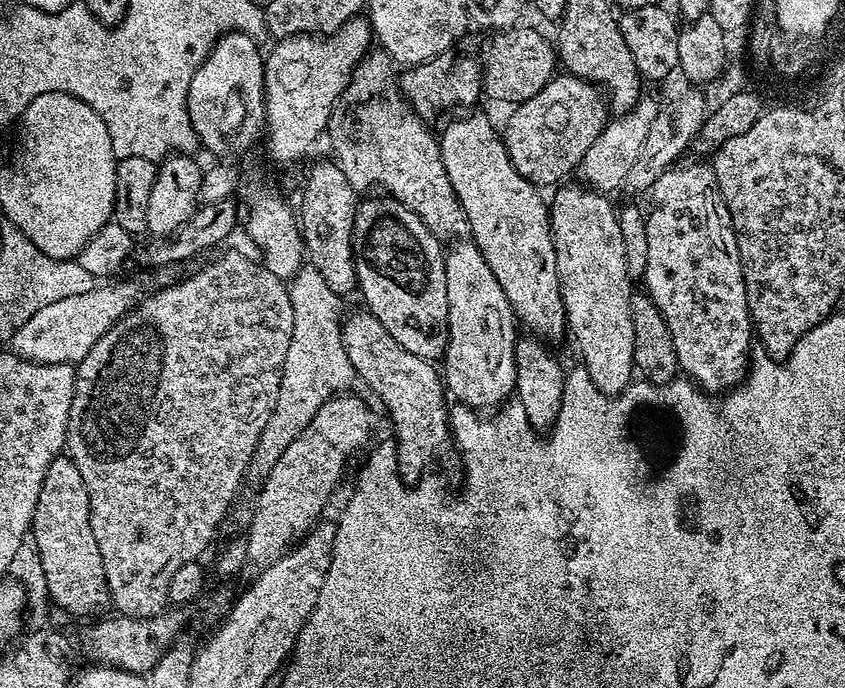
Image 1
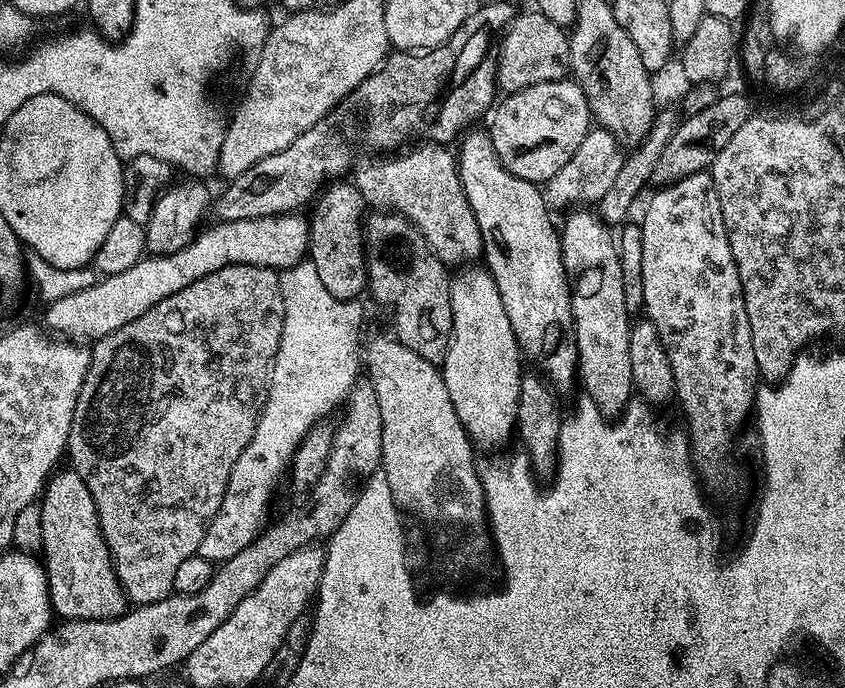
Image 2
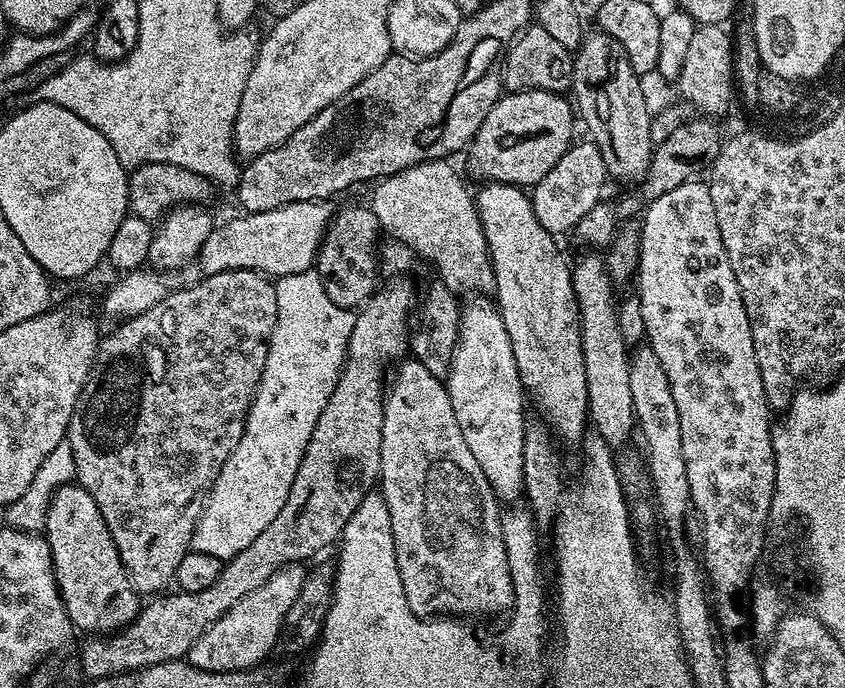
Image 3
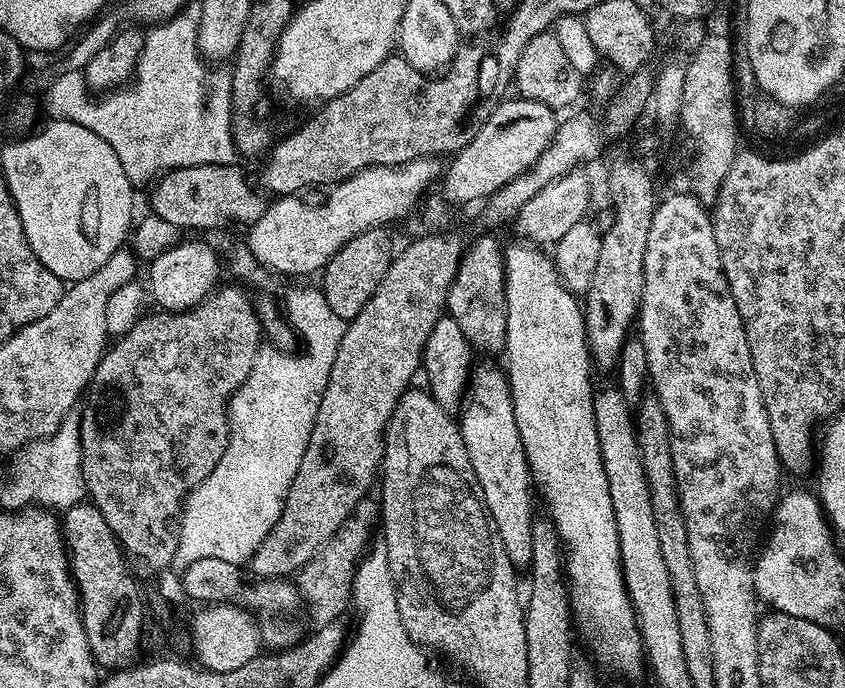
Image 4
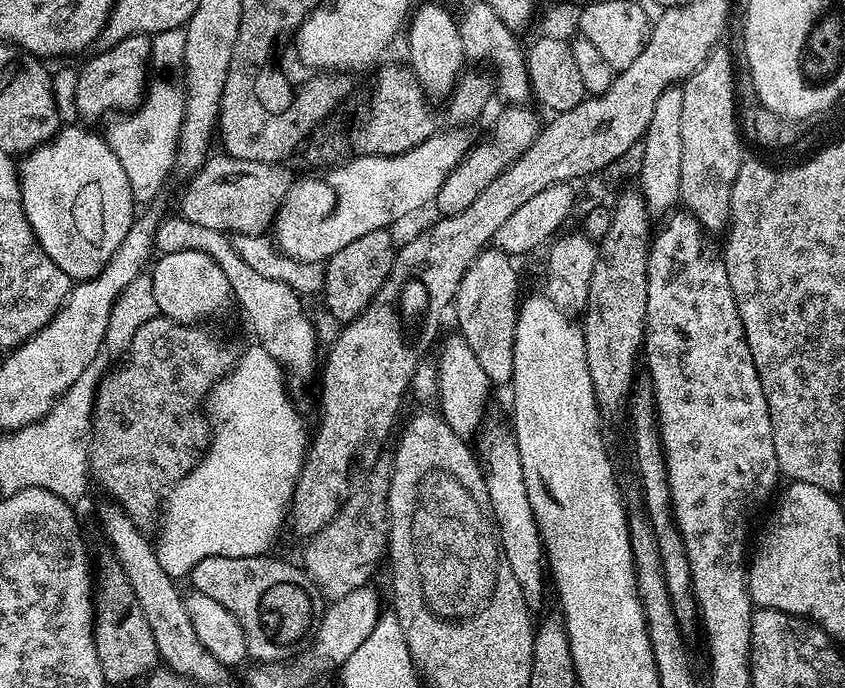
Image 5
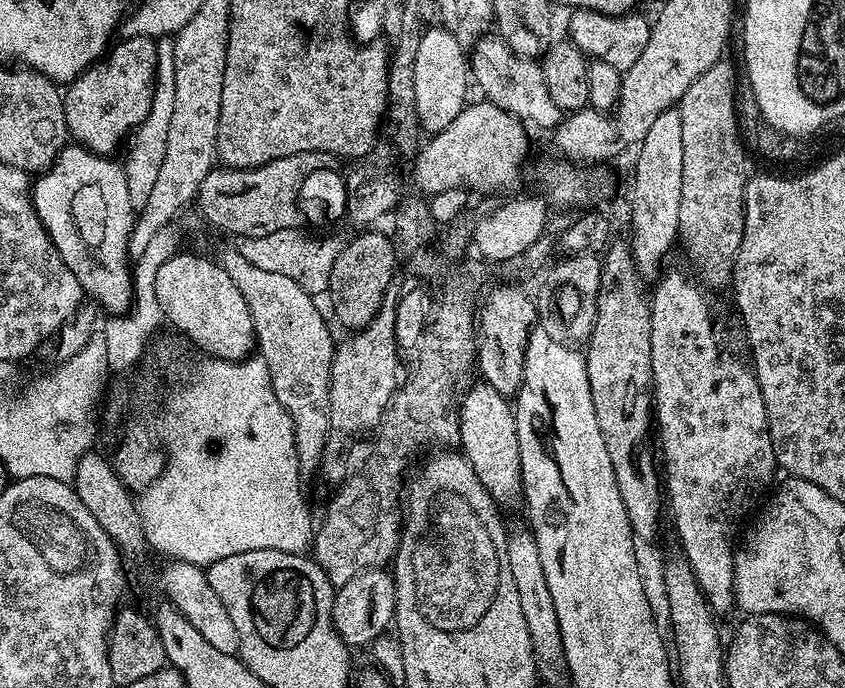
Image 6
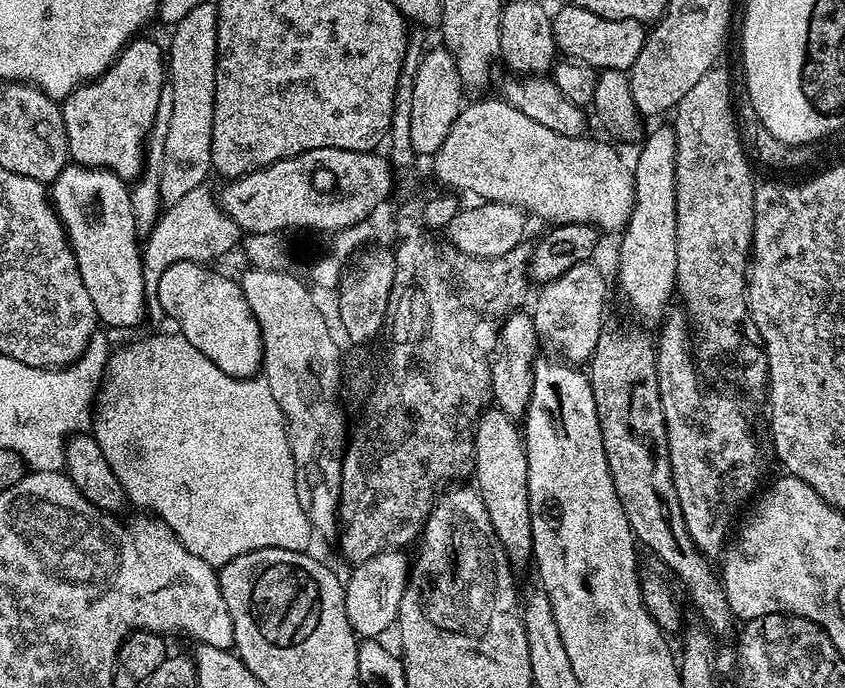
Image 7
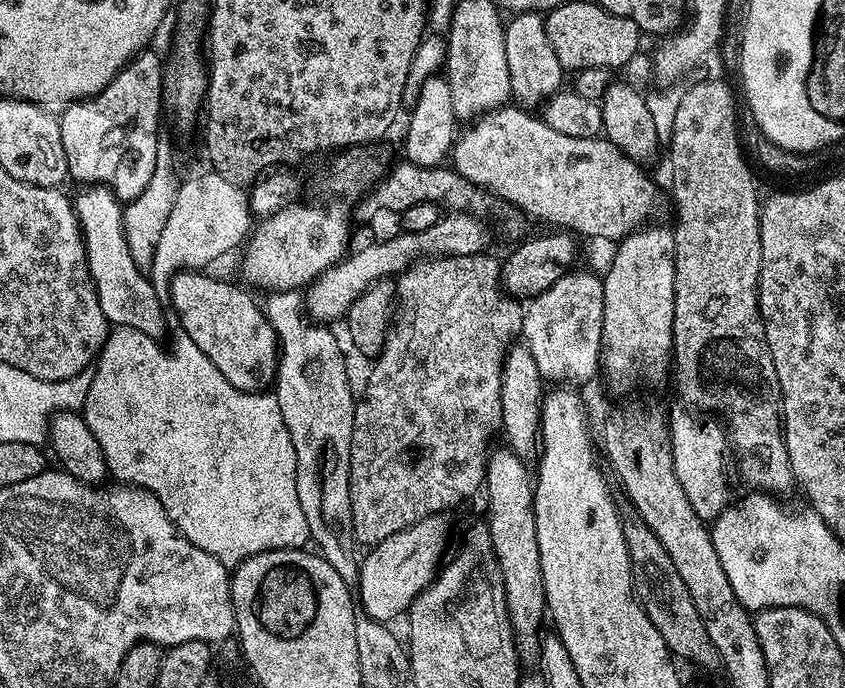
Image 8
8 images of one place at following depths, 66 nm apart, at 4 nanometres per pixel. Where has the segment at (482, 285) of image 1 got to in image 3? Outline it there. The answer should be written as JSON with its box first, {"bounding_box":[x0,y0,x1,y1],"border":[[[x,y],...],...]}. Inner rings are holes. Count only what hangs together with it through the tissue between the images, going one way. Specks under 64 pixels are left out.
{"bounding_box":[446,294,526,501],"border":[[[476,294],[465,300],[468,301],[463,301],[460,310],[460,336],[456,340],[456,349],[452,352],[452,361],[446,377],[450,406],[454,406],[454,418],[458,418],[462,438],[466,438],[470,454],[478,458],[478,466],[482,466],[482,474],[486,474],[486,482],[491,486],[497,501],[519,501],[524,490],[522,446],[526,423],[526,393],[520,381],[518,366],[514,362],[514,346],[510,346],[510,334],[506,334],[499,307],[487,295]]]}

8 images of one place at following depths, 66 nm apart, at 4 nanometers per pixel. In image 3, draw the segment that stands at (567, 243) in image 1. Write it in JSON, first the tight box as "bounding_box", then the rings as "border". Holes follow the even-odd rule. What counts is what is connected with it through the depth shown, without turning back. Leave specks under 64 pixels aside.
{"bounding_box":[571,254,638,450],"border":[[[592,254],[596,256],[584,256],[581,258],[577,264],[573,263],[571,265],[572,270],[572,285],[574,286],[574,294],[576,295],[576,304],[580,307],[580,337],[582,338],[582,354],[584,355],[584,365],[586,366],[586,394],[588,395],[588,418],[591,424],[591,427],[594,429],[596,427],[595,435],[599,439],[603,440],[605,444],[608,445],[609,449],[617,450],[628,439],[631,438],[632,432],[637,431],[638,425],[636,423],[636,415],[634,414],[634,398],[630,394],[630,350],[622,342],[622,334],[618,330],[618,318],[616,317],[618,308],[614,303],[612,304],[612,287],[614,287],[614,281],[611,276],[608,274],[608,265],[606,263],[605,257],[600,254]]]}

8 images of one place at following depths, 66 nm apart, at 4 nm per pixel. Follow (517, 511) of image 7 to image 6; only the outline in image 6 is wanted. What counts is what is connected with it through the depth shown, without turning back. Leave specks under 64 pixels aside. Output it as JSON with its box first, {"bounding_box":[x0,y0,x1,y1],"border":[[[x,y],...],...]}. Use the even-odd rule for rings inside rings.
{"bounding_box":[458,382,524,510],"border":[[[477,382],[465,396],[463,393],[458,404],[458,415],[458,444],[462,455],[470,462],[474,474],[478,474],[492,501],[504,510],[514,507],[515,504],[519,505],[524,494],[524,483],[520,477],[516,414],[509,397],[494,390],[494,386]]]}

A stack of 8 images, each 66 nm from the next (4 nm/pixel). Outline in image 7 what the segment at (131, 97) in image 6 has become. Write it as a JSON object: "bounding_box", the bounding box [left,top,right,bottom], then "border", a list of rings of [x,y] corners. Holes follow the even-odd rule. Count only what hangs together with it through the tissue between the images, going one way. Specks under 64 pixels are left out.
{"bounding_box":[62,38,166,182],"border":[[[134,38],[120,51],[120,56],[95,80],[88,81],[75,88],[62,101],[68,154],[71,163],[84,168],[104,168],[125,182],[135,182],[144,171],[146,141],[152,130],[152,123],[158,114],[158,102],[162,90],[166,87],[166,52],[156,40]]]}

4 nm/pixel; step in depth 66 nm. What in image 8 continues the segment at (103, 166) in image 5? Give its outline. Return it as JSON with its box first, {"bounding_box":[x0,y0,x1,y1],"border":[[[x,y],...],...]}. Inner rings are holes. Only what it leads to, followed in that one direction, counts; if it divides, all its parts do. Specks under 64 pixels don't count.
{"bounding_box":[74,186,164,337],"border":[[[84,186],[74,196],[76,217],[80,223],[80,233],[84,235],[84,249],[88,259],[88,273],[92,275],[92,284],[98,294],[98,306],[102,306],[102,314],[112,326],[127,326],[147,336],[163,337],[164,308],[160,305],[161,293],[156,292],[145,269],[140,268],[134,258],[130,258],[130,246],[126,246],[124,237],[124,210],[122,201],[108,188]]]}

